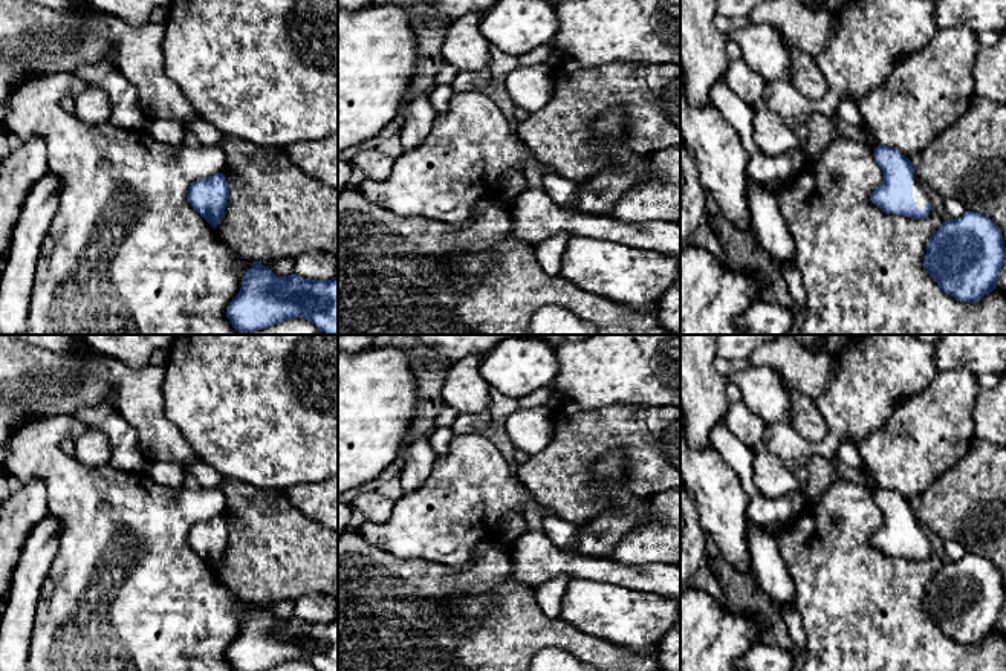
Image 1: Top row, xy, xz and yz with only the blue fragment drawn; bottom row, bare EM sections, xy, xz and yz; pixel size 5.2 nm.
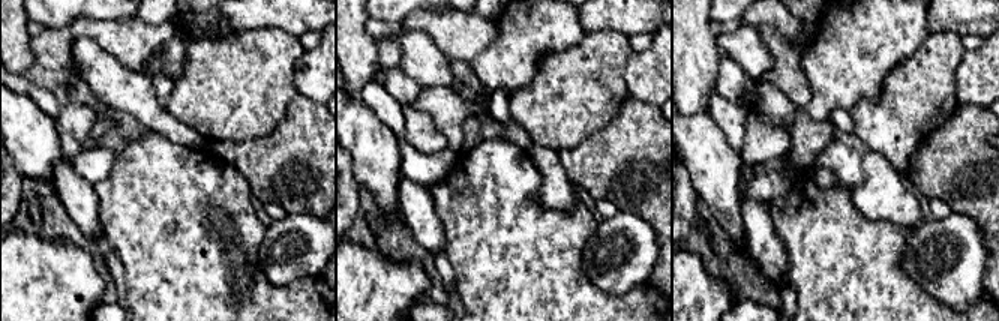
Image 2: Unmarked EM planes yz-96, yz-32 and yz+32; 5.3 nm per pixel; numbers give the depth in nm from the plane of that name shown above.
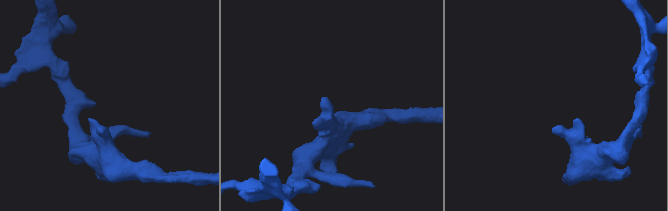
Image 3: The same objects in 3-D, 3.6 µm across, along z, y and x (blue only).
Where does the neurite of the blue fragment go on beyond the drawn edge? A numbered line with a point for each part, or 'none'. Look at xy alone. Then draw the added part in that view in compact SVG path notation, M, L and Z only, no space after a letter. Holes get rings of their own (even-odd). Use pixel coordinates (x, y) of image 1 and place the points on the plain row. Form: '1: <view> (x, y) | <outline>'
none

